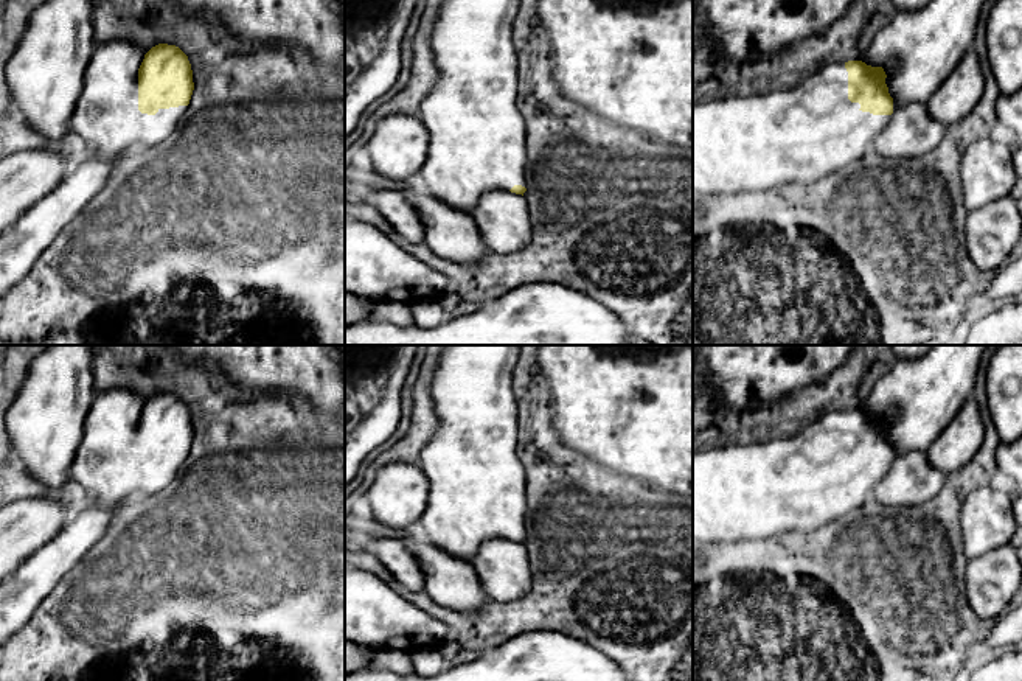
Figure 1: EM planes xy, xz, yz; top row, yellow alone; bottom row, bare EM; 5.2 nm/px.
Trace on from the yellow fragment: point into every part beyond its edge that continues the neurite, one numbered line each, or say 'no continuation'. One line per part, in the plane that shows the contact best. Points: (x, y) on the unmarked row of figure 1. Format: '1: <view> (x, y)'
1: yz (740, 492)

